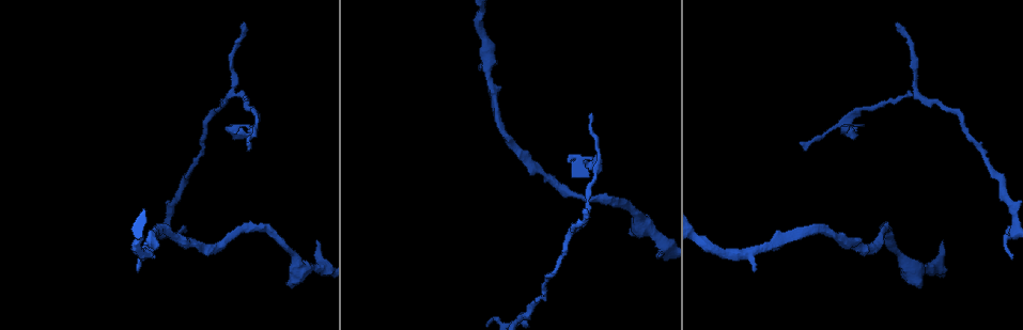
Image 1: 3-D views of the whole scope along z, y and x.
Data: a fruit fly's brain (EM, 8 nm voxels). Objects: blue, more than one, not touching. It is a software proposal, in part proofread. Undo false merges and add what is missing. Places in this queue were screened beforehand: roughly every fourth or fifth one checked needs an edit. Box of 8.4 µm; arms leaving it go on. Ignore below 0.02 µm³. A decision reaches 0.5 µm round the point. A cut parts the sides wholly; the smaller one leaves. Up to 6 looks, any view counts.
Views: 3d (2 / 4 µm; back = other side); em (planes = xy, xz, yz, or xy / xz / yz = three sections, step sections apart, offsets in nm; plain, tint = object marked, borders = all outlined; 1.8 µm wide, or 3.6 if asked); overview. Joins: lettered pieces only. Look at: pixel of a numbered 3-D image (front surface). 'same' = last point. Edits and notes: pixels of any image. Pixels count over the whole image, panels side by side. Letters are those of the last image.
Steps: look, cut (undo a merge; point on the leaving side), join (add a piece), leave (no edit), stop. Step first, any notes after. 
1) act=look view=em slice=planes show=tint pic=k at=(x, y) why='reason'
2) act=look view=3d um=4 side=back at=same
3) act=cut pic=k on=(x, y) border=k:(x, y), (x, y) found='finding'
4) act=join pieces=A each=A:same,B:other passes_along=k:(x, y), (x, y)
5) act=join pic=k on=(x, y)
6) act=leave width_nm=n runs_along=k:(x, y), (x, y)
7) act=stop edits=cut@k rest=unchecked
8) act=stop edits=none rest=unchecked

act=look view=em slice=planes show=borders pic=1 at=(317, 240) why='an open end'

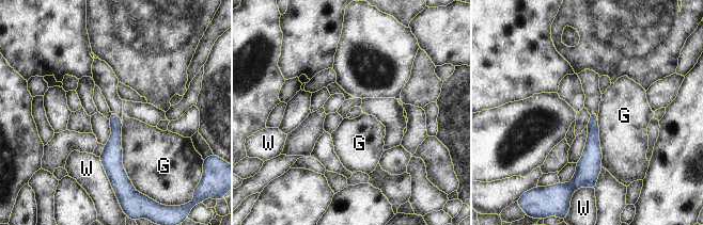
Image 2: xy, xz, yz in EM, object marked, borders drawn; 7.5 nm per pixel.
act=leave longest_contact=G:480nm each=G:other,W:other border=2:(122, 121), (122, 165), (133, 182) found='no lettered piece goes on from it'

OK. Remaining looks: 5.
act=look view=em slice=yz step=16 show=plain pic=1 at=(244, 23) why='branch stops here'

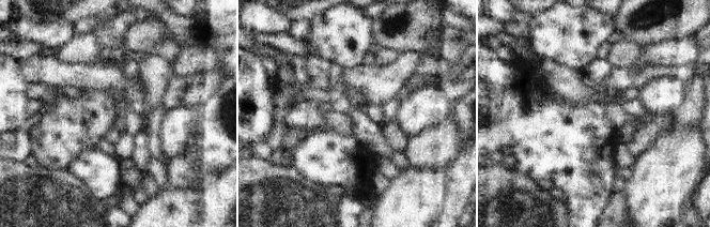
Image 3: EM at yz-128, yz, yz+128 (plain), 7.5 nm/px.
act=look view=em slice=yz step=16 show=borders at=same why='what lies round it'

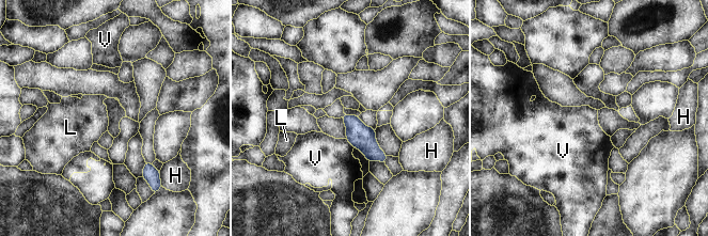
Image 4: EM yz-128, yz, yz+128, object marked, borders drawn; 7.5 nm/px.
act=leave width_nm=190 each=H:other,L:other,V:other border=4:(346, 138), (355, 147) found='none of them fits'

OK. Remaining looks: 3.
act=look view=3d um=4 pic=1 at=(230, 94) why='arms part here'

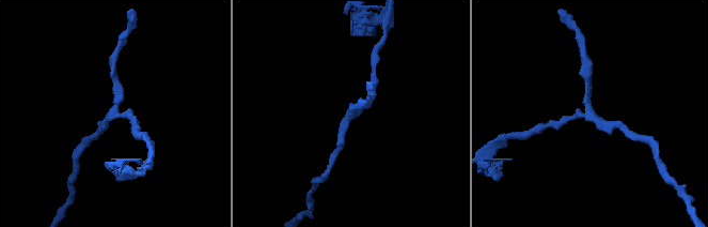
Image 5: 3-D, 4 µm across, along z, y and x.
act=look view=em slice=xy step=4 show=borders pic=5 at=(115, 116)

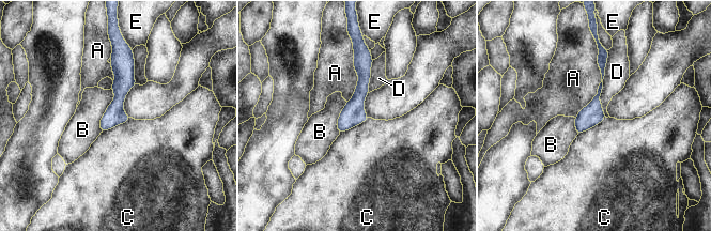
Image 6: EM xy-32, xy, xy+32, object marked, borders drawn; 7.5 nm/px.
act=look view=em slice=planes show=borders at=same why='cut it another way'

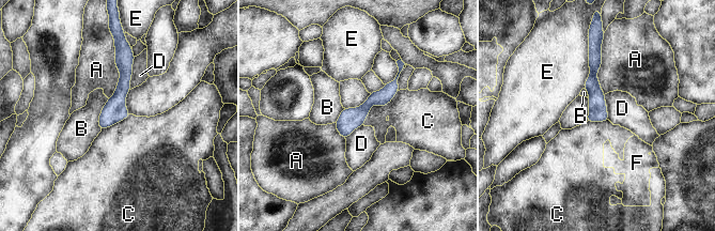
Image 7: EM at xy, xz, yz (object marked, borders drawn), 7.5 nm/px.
act=leave each=A:other,B:other,C:other,D:other,E:other,F:other runs_along=7:(124, 52), (124, 86), (103, 126) found='one neuron here'

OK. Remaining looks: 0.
act=stop edits=none rest=unchecked

